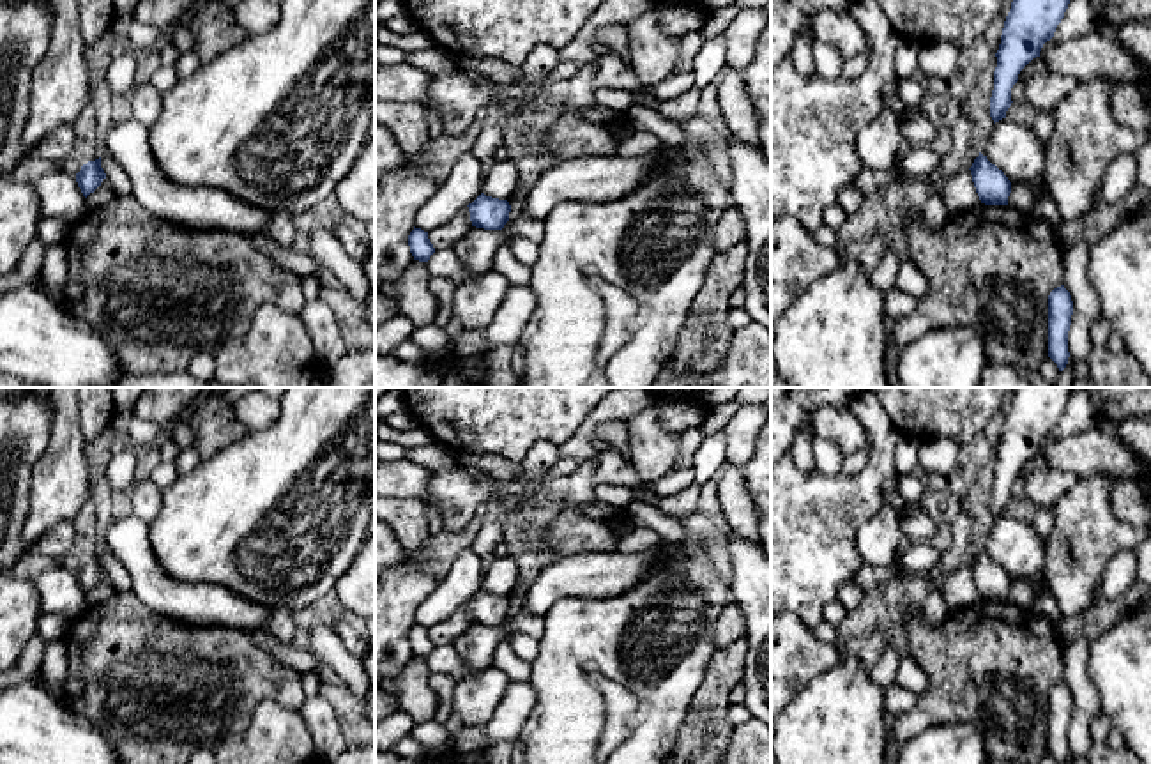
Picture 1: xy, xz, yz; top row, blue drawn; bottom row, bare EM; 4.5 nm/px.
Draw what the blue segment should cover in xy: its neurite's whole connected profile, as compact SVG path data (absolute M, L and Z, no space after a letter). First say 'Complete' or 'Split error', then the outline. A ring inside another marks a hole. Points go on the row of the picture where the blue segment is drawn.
Complete. M101 157L95 161L88 161L81 166L81 170L76 173L78 187L81 189L83 196L87 198L90 193L94 193L101 182L106 179L104 170L101 168Z

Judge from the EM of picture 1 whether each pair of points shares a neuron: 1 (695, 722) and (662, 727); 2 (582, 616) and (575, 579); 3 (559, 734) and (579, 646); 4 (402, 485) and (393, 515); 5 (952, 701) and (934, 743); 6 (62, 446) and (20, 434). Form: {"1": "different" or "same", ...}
{"1": "different", "2": "different", "3": "same", "4": "different", "5": "different", "6": "different"}

